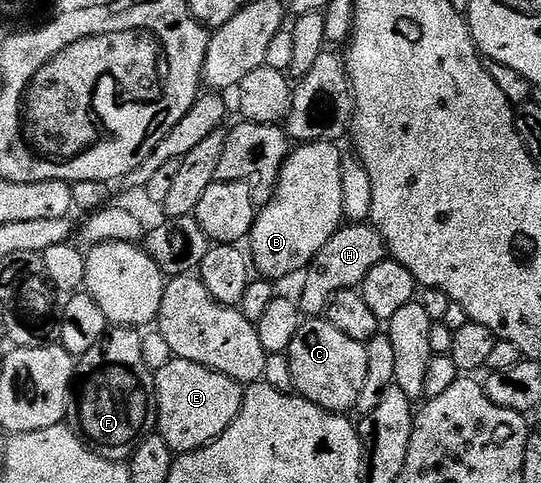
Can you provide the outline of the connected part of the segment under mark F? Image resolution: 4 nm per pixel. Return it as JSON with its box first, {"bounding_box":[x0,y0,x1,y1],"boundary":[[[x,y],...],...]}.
{"bounding_box":[73,327,156,461],"boundary":[[[112,327],[100,344],[78,357],[73,420],[74,416],[82,439],[106,460],[130,461],[137,446],[156,431],[155,377],[141,359],[141,335],[136,329]]]}

